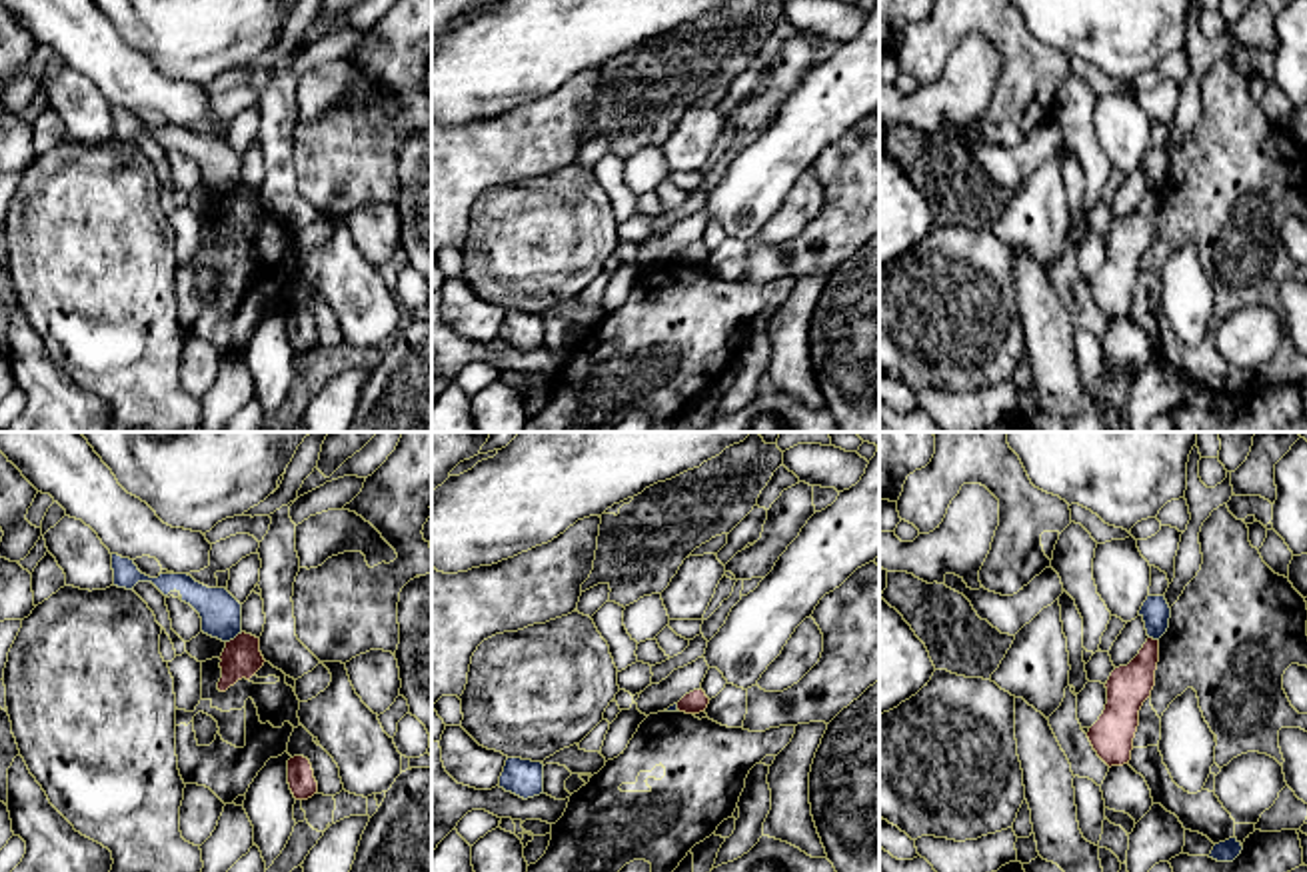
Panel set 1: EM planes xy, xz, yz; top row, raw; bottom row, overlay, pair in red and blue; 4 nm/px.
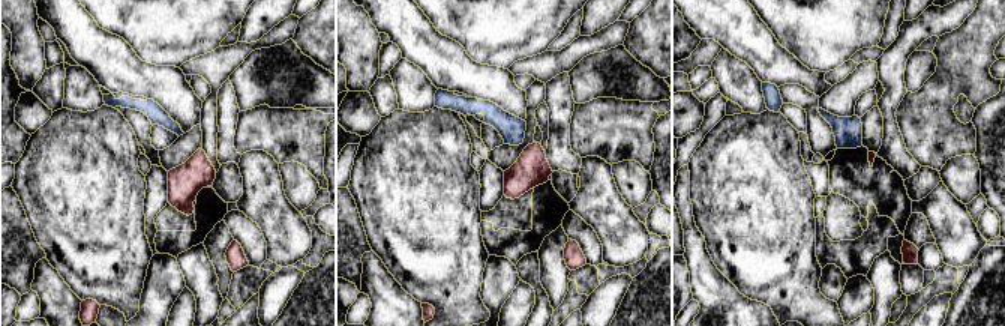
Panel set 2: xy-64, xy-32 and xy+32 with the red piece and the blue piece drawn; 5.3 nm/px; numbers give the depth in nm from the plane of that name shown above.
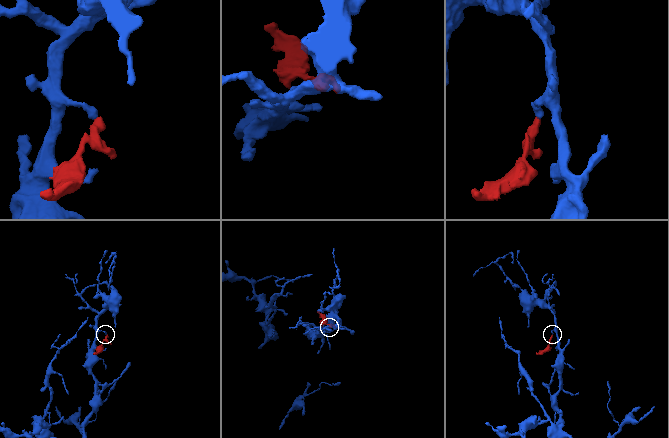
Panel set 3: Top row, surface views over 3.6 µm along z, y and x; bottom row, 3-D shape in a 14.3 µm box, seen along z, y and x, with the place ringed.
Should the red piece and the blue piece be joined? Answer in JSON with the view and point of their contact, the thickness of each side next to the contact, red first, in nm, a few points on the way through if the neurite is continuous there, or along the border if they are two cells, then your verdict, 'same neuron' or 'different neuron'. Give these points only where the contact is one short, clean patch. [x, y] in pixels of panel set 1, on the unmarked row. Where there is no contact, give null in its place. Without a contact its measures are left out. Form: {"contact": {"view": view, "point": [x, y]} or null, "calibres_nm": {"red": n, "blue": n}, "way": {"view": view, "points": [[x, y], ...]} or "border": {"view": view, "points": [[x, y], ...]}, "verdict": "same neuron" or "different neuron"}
{"contact": {"view": "xy", "point": [236, 188]}, "calibres_nm": {"red": 160, "blue": 170}, "border": {"view": "xy", "points": [[242, 184], [226, 194]]}, "verdict": "different neuron"}

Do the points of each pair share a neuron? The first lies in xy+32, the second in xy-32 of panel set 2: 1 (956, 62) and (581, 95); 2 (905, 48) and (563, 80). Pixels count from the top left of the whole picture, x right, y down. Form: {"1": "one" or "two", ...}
{"1": "two", "2": "one"}

